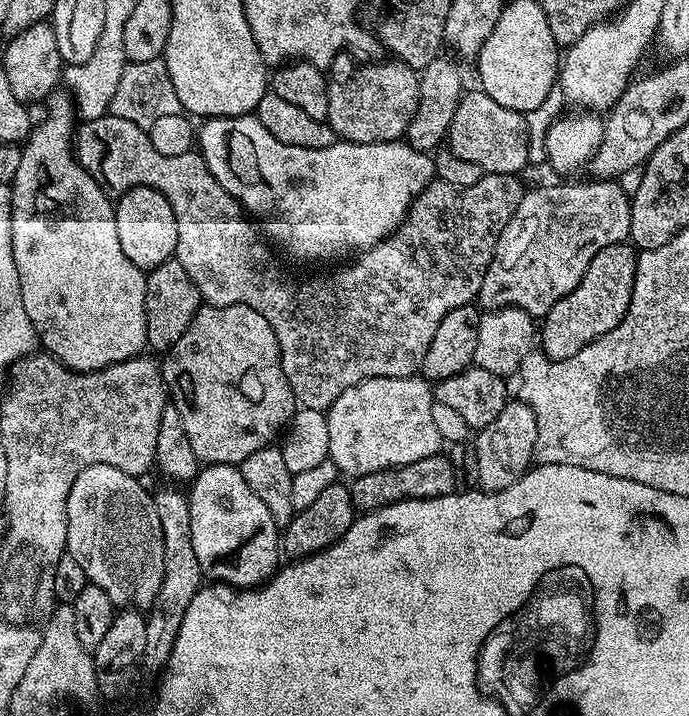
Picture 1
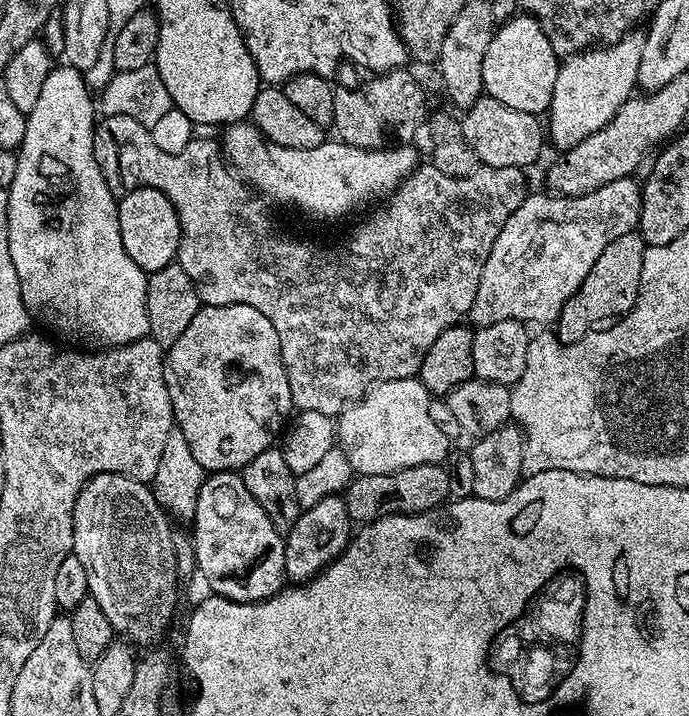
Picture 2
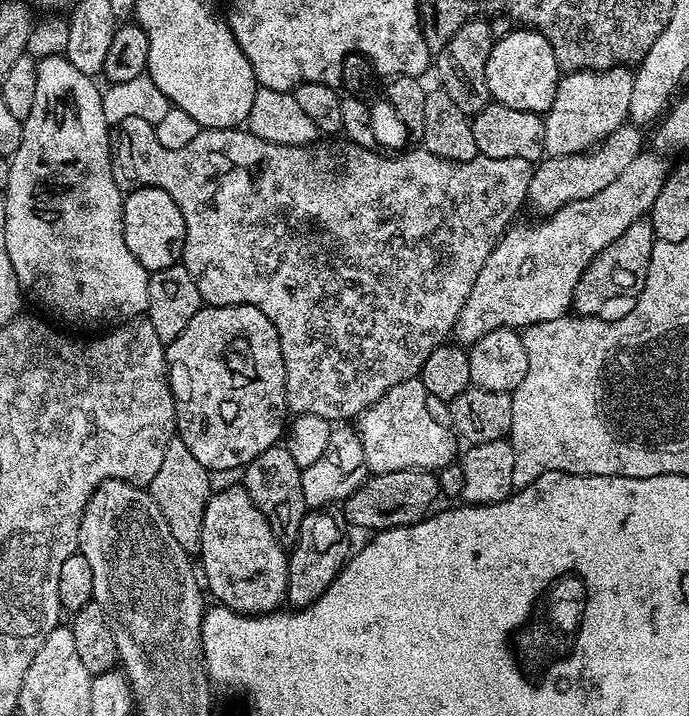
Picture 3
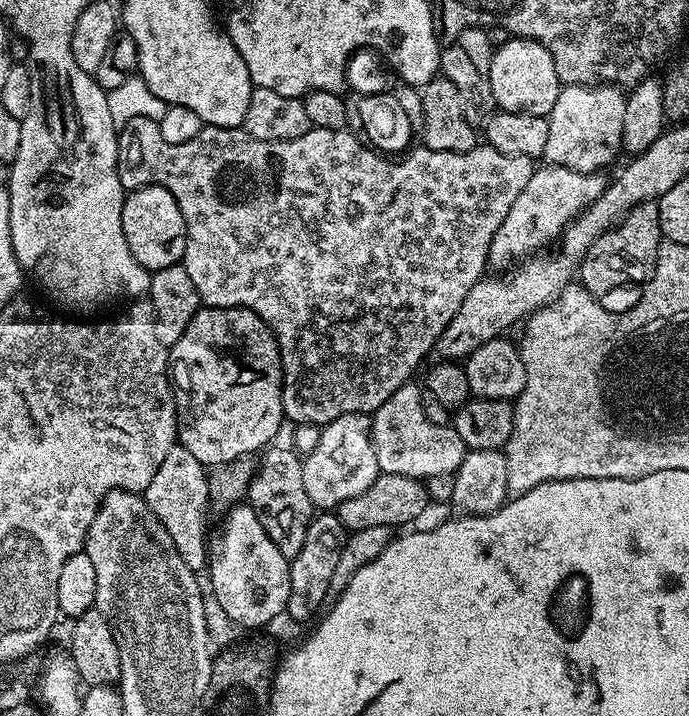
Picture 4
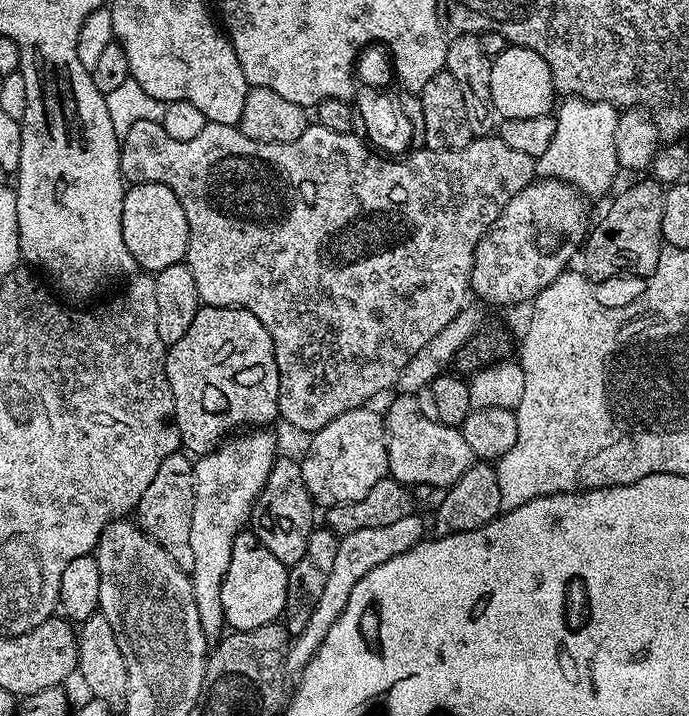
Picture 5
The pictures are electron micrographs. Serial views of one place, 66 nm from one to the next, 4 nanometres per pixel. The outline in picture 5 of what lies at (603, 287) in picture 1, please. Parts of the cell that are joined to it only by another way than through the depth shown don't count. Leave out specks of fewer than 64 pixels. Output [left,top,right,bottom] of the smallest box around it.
[582,178,665,281]

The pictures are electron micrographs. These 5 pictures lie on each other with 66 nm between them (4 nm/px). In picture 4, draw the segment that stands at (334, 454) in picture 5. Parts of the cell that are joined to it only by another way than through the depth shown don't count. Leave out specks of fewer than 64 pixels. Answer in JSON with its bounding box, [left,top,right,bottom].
[302,413,381,510]

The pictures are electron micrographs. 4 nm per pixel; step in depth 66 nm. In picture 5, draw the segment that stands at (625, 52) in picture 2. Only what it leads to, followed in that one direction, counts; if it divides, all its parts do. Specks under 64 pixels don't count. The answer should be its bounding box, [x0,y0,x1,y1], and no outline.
[535,98,621,198]

